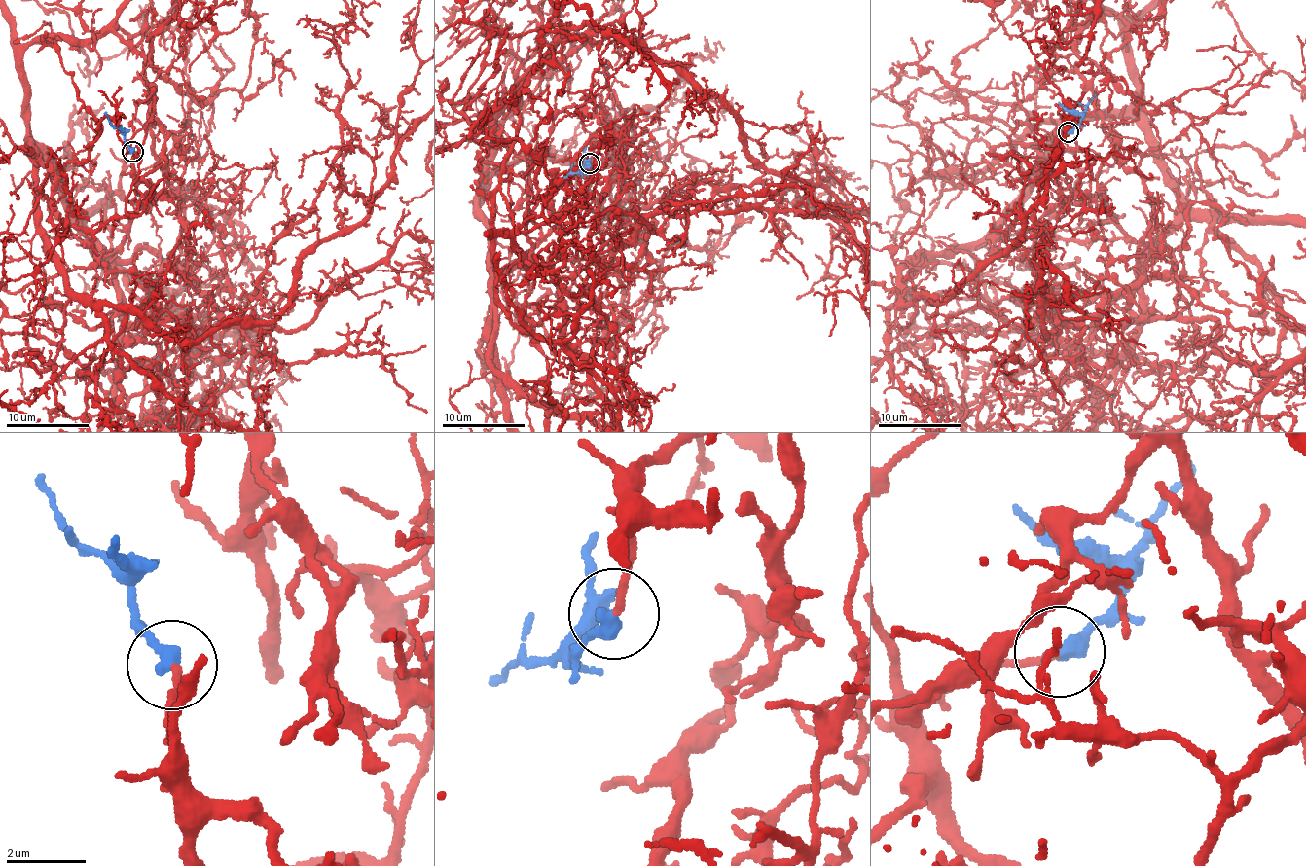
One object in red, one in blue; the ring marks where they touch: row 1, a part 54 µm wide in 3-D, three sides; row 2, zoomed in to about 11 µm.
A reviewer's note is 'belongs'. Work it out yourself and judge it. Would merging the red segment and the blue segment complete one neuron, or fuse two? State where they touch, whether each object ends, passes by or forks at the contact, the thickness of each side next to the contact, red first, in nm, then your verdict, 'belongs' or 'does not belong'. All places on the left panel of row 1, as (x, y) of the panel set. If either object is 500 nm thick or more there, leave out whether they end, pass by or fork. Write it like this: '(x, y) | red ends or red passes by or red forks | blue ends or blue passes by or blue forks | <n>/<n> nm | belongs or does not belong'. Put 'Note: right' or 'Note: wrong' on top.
Note: right
(132, 151) | red ends | blue ends | 180/420 nm | belongs

